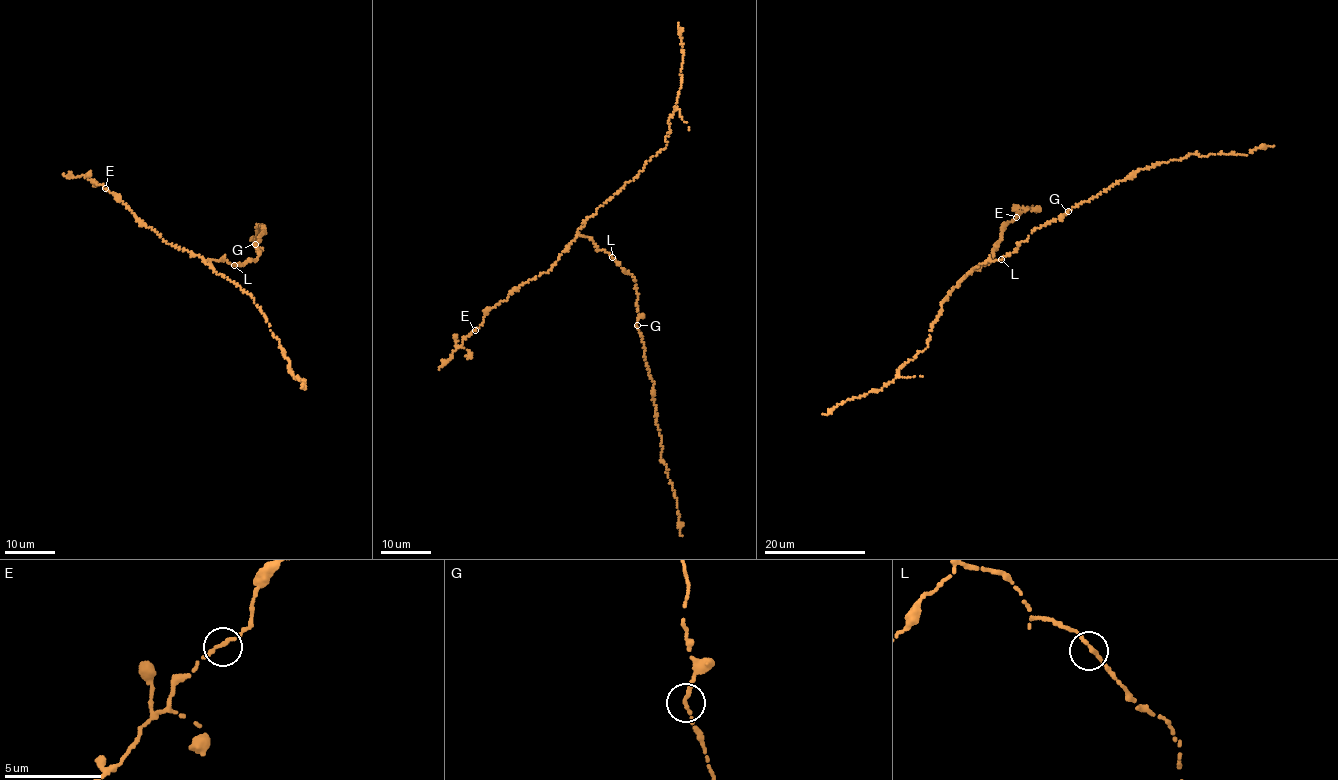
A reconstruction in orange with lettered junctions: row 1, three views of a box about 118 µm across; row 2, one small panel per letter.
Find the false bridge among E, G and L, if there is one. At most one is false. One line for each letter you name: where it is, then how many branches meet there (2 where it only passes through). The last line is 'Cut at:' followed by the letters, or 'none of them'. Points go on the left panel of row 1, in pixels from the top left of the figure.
Cut at: none of them

